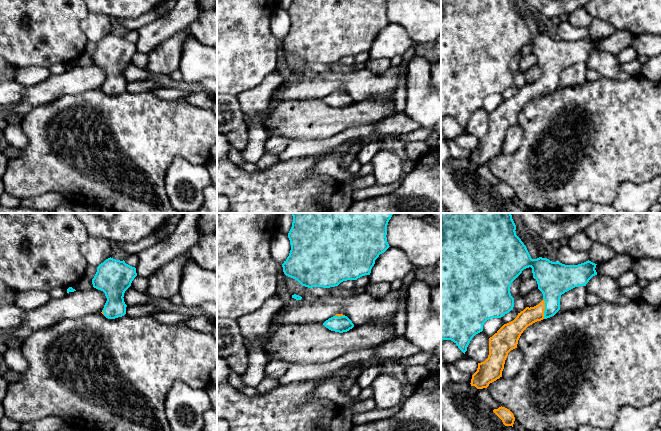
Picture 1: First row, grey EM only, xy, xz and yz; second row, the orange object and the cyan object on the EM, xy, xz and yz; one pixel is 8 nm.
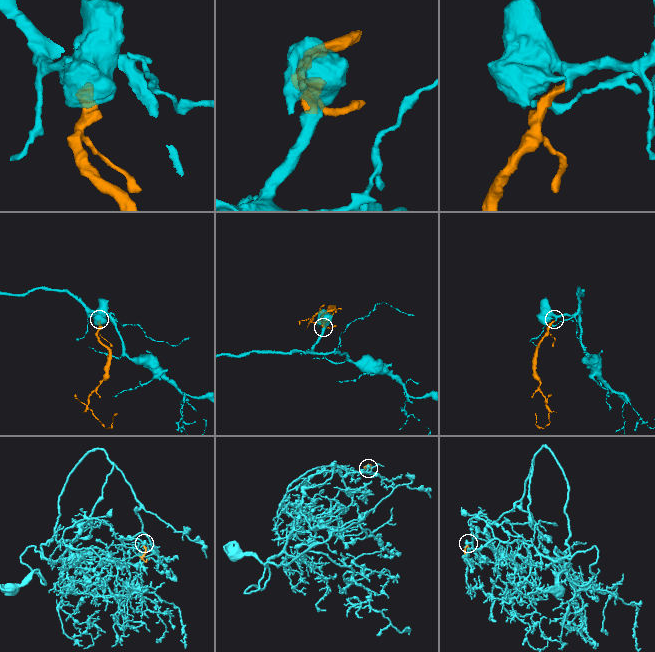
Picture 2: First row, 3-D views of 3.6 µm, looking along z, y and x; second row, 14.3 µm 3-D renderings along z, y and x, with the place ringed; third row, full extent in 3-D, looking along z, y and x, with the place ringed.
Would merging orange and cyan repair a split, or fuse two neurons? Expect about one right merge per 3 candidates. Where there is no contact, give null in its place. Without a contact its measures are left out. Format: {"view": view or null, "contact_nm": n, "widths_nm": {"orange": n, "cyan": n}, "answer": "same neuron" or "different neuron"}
{"view": "yz", "contact_nm": 160, "widths_nm": {"orange": 140, "cyan": 260}, "answer": "same neuron"}

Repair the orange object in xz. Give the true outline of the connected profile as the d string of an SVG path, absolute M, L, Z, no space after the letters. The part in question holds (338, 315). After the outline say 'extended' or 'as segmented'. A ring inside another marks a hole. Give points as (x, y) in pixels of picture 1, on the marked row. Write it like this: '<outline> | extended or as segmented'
M336 314L326 320L323 325L329 330L339 333L347 332L354 327L352 321L343 314Z | extended

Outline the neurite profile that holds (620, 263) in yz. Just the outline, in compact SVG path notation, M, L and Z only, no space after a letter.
M616 254L608 262L602 262L596 265L598 275L605 275L617 279L624 272L632 269L635 259L627 254Z

